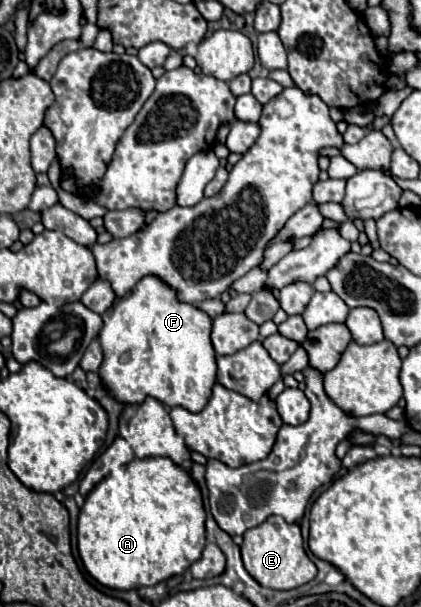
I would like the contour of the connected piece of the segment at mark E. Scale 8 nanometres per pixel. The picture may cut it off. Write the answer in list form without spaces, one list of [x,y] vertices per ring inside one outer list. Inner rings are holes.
[[[270,516],[260,526],[254,526],[244,532],[244,542],[240,546],[242,560],[250,576],[272,590],[292,590],[316,576],[316,566],[308,558],[298,524],[288,524],[278,516]]]

